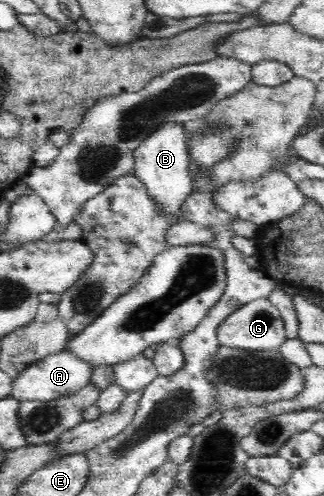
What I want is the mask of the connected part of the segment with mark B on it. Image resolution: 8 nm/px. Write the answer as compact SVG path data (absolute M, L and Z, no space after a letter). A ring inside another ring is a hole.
M168 122L160 125L155 134L148 136L134 151L134 158L135 168L132 174L142 181L153 205L168 221L169 226L186 220L187 210L184 208L195 184L190 174L190 153L187 150L184 126Z

